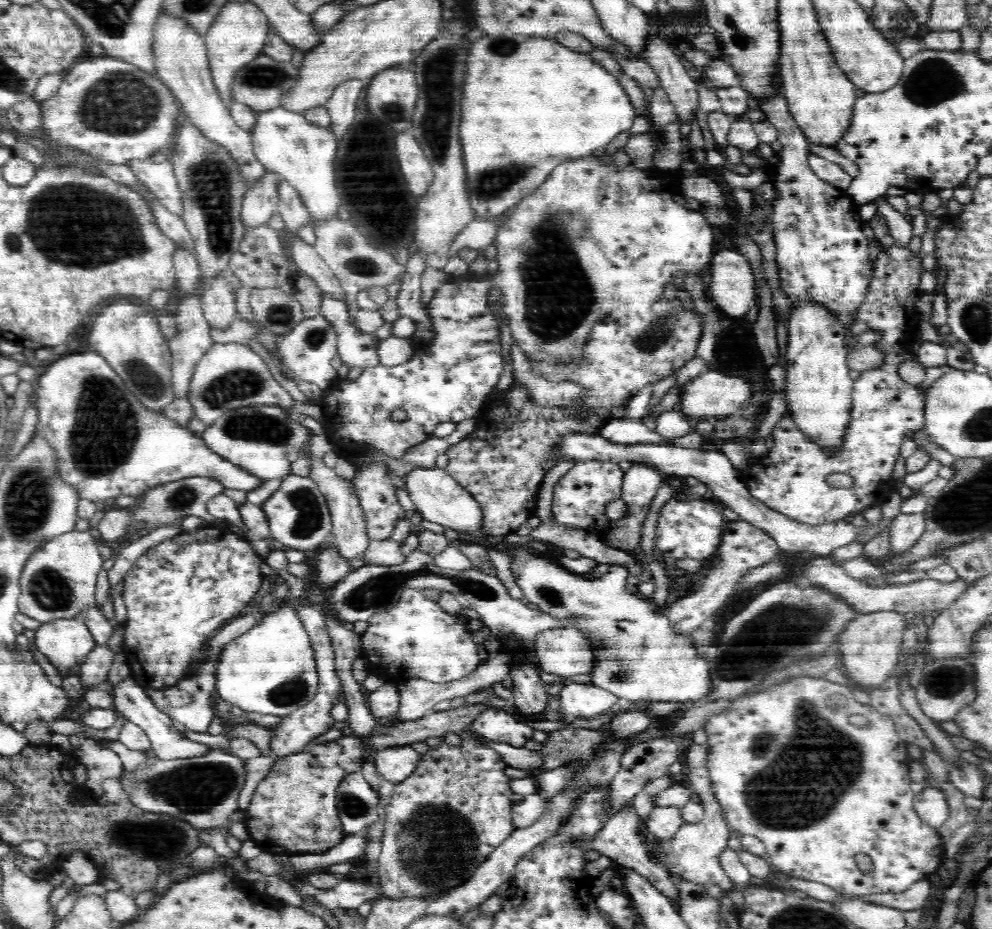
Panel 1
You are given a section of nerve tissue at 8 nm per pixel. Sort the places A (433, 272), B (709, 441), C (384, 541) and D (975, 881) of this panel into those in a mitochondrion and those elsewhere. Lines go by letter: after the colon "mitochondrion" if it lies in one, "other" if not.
A: other
B: other
C: other
D: other

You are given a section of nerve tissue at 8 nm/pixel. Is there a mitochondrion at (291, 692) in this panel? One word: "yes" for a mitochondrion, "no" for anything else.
yes

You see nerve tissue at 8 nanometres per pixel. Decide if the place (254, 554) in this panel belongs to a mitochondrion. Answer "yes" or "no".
no

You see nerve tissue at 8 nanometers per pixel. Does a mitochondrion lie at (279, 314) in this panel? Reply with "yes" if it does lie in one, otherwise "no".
yes

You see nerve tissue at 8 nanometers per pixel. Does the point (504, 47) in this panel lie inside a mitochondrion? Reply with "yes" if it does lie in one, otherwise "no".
yes

